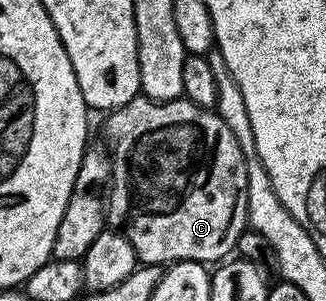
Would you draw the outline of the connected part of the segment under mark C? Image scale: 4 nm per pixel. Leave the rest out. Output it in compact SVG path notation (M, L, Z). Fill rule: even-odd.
M140 93L133 101L121 105L104 119L107 120L103 123L103 135L107 138L108 145L106 144L106 146L109 148L109 158L112 168L114 168L113 182L109 188L109 215L110 218L112 215L119 223L123 223L127 219L127 224L119 225L122 225L123 234L133 245L136 260L143 265L170 265L185 261L215 265L226 260L235 251L241 233L248 230L249 227L247 222L249 177L247 176L247 154L241 149L237 137L233 137L229 125L225 125L225 121L221 121L219 112L209 107L199 107L182 97L159 103L156 99L148 99L146 95Z

